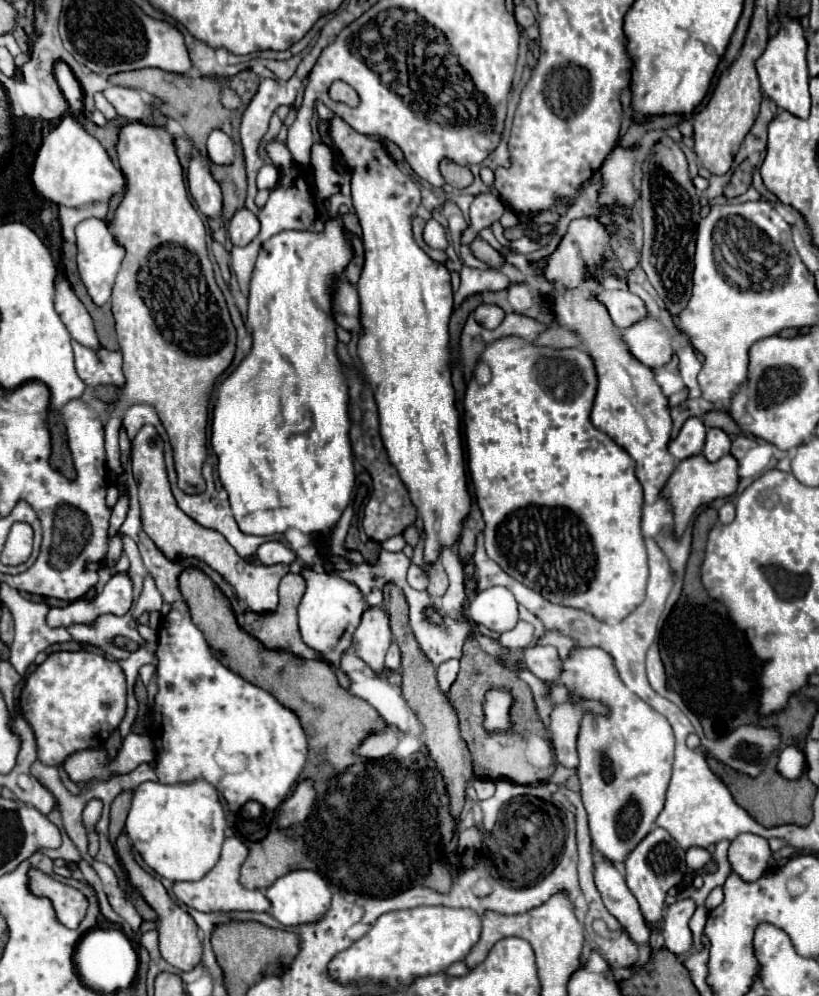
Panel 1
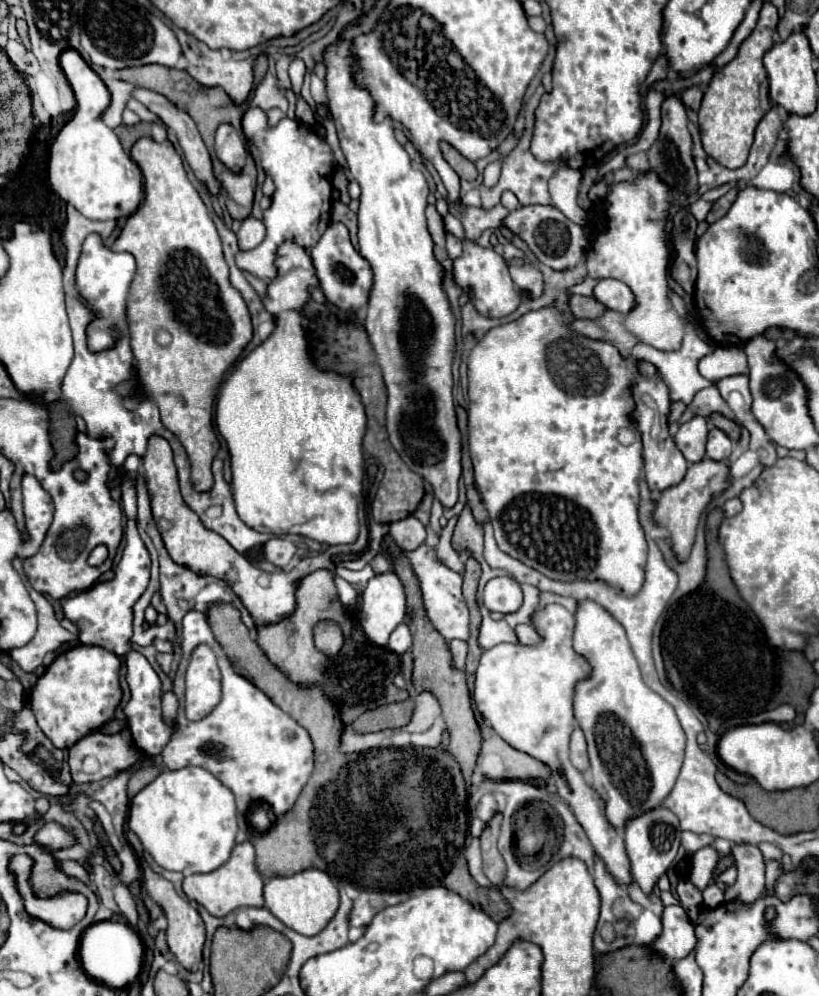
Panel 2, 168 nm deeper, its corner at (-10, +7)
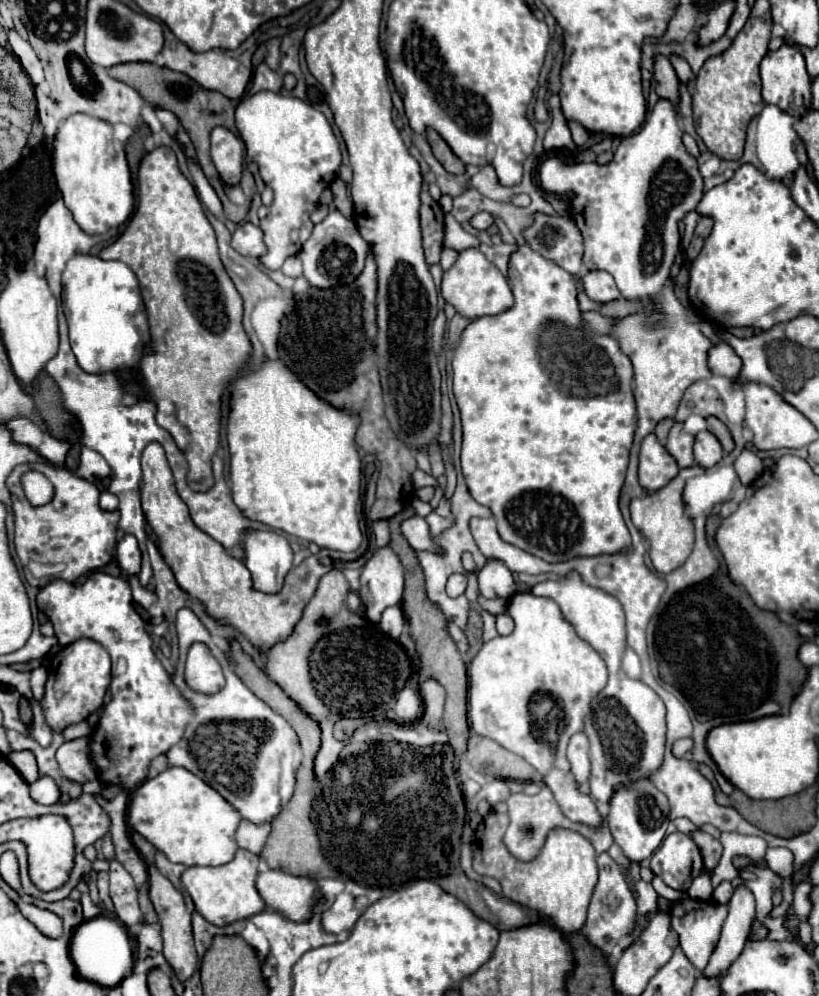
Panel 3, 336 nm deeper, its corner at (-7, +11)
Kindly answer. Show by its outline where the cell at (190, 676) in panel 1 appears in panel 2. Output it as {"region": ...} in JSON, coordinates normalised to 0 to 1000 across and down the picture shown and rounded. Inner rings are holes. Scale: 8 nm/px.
{"region":[[[231,612],[226,616],[221,633],[221,653],[221,667],[211,683],[211,695],[221,709],[216,715],[211,739],[197,755],[201,769],[206,773],[219,773],[226,769],[245,769],[255,773],[287,797],[289,811],[297,817],[314,803],[331,807],[338,819],[353,815],[382,775],[382,745],[377,741],[377,735],[358,721],[353,721],[353,717],[348,717],[341,709],[336,709],[324,695],[314,693],[314,689],[309,689],[284,673],[270,647],[263,643],[248,614]],[[243,647],[253,647],[265,659],[272,697],[270,705],[255,719],[243,725],[233,725],[226,721],[223,713],[223,689],[231,661]]]}

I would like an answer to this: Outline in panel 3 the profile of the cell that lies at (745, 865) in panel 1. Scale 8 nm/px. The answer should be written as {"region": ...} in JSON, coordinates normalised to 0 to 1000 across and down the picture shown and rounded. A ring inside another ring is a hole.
{"region":[[[901,890],[889,908],[889,922],[882,930],[879,944],[862,972],[857,974],[862,982],[874,982],[884,978],[899,966],[901,958],[906,958],[906,952],[916,942],[918,926],[921,926],[921,900],[911,890]]]}

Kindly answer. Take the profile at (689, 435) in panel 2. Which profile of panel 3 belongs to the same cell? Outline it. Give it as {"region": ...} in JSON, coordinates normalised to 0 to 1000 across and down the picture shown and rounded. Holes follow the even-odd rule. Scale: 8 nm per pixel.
{"region":[[[823,426],[818,432],[818,438],[813,442],[813,452],[823,458],[825,466],[830,470],[842,470],[847,468],[847,458],[845,458],[845,446],[847,438],[838,436],[830,432],[830,426]]]}

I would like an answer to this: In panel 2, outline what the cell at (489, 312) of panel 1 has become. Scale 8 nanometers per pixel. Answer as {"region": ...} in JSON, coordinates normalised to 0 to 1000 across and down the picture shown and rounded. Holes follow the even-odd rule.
{"region":[[[553,215],[543,217],[543,231],[565,241],[565,255],[563,255],[563,259],[558,259],[553,263],[553,275],[558,273],[556,283],[563,285],[565,289],[573,289],[573,293],[578,295],[578,305],[585,311],[585,315],[600,317],[600,319],[617,319],[624,313],[629,313],[631,307],[636,305],[636,297],[629,291],[629,285],[621,277],[621,267],[619,267],[617,259],[612,255],[607,255],[604,251],[587,249],[582,243],[568,243],[563,223]]]}

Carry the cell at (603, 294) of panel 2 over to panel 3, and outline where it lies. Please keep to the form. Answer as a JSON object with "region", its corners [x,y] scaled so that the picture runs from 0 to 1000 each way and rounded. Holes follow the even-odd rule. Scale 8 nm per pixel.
{"region":[[[716,273],[711,277],[711,287],[713,287],[713,293],[718,295],[718,299],[725,303],[733,303],[733,305],[757,299],[752,283],[742,273]]]}

